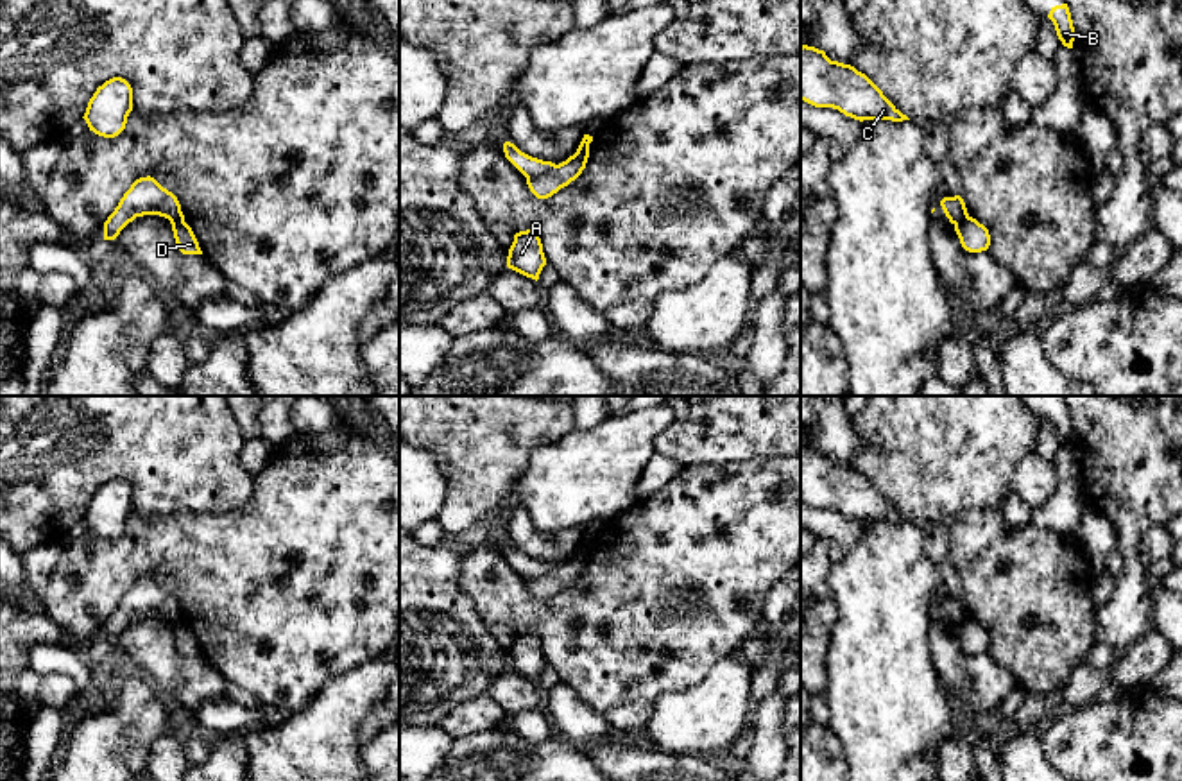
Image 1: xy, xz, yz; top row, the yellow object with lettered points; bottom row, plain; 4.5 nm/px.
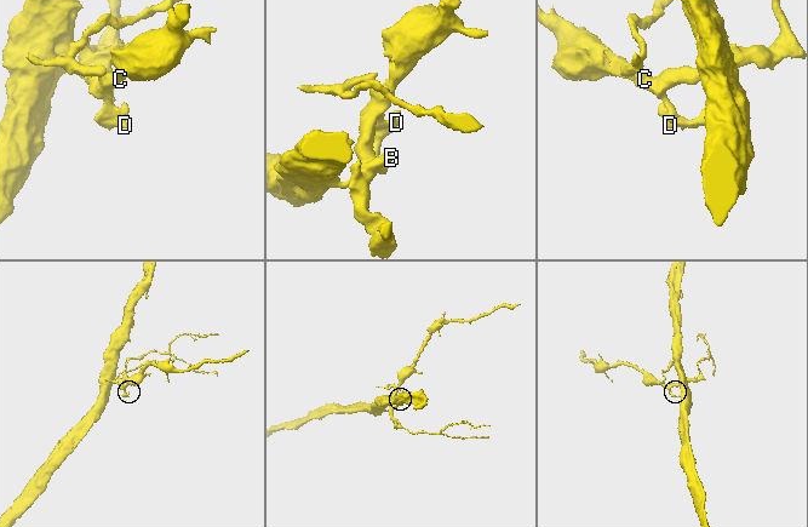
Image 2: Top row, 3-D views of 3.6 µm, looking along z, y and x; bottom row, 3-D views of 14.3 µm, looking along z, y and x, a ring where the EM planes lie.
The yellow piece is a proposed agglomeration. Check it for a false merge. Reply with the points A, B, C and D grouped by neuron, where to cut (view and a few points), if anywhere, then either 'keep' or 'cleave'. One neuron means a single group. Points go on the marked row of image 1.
A B D / C; cut in xz along (557, 165), (545, 172), (525, 176); cleave

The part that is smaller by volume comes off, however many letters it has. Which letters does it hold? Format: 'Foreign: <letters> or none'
Foreign: C

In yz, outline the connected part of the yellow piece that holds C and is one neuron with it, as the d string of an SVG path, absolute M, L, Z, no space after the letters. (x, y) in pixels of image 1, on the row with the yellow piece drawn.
M801 47L801 100L833 107L854 120L910 120L883 91L851 64L831 61L824 50Z

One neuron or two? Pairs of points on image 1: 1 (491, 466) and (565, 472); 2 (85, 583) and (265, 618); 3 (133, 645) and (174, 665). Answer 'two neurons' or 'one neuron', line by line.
1: two neurons
2: one neuron
3: one neuron

